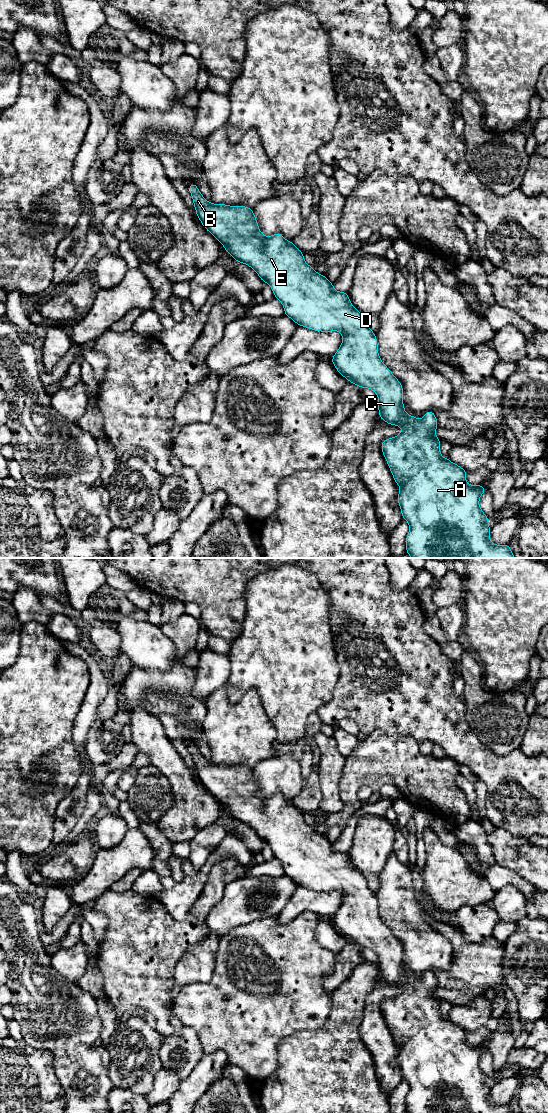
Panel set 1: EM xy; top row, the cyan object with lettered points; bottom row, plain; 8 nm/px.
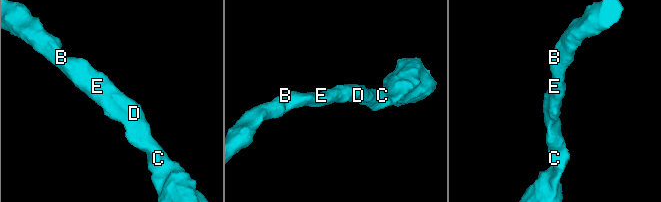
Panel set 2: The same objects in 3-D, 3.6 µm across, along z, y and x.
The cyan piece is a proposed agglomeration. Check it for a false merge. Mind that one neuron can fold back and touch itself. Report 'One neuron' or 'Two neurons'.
One neuron

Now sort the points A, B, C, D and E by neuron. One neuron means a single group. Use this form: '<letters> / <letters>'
A B C D E

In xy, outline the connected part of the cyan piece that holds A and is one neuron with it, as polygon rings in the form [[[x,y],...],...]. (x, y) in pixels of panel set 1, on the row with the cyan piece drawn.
[[[190,183],[189,191],[191,193],[193,204],[195,207],[196,215],[199,218],[201,224],[205,227],[205,229],[211,233],[219,243],[223,245],[223,248],[230,254],[230,256],[235,259],[239,263],[243,263],[251,267],[257,275],[260,277],[262,282],[267,283],[275,296],[283,305],[285,316],[291,318],[298,326],[303,326],[308,329],[320,332],[331,332],[331,331],[339,331],[342,335],[342,344],[338,348],[335,355],[331,358],[331,361],[335,367],[335,369],[347,379],[347,381],[353,383],[354,385],[360,388],[368,388],[373,390],[378,396],[377,407],[379,410],[379,418],[384,420],[387,424],[402,427],[402,431],[398,436],[388,438],[381,443],[381,450],[386,459],[387,465],[393,475],[395,483],[400,487],[399,494],[397,496],[397,501],[399,503],[399,507],[402,513],[402,519],[406,520],[409,524],[409,532],[406,536],[406,553],[411,558],[515,558],[513,552],[510,549],[510,545],[496,545],[494,544],[490,538],[491,527],[487,524],[491,521],[485,513],[482,511],[479,505],[479,500],[481,495],[487,491],[485,487],[480,484],[477,485],[469,485],[466,482],[466,472],[467,470],[463,469],[459,465],[451,462],[449,458],[444,458],[441,456],[440,452],[440,444],[441,440],[436,437],[436,430],[438,420],[432,410],[427,411],[422,419],[417,417],[408,415],[405,412],[405,407],[403,404],[403,386],[400,381],[393,375],[393,373],[388,369],[388,367],[382,362],[380,359],[380,355],[378,353],[378,342],[375,333],[369,328],[365,317],[352,305],[348,293],[347,292],[339,292],[334,289],[334,284],[332,284],[326,276],[317,273],[314,270],[314,267],[308,265],[304,260],[303,252],[300,251],[292,241],[286,240],[280,233],[275,233],[272,236],[264,236],[262,232],[259,230],[258,222],[256,220],[254,211],[246,206],[236,205],[230,206],[227,204],[214,204],[208,202],[201,192],[199,191],[197,185],[195,183]]]

